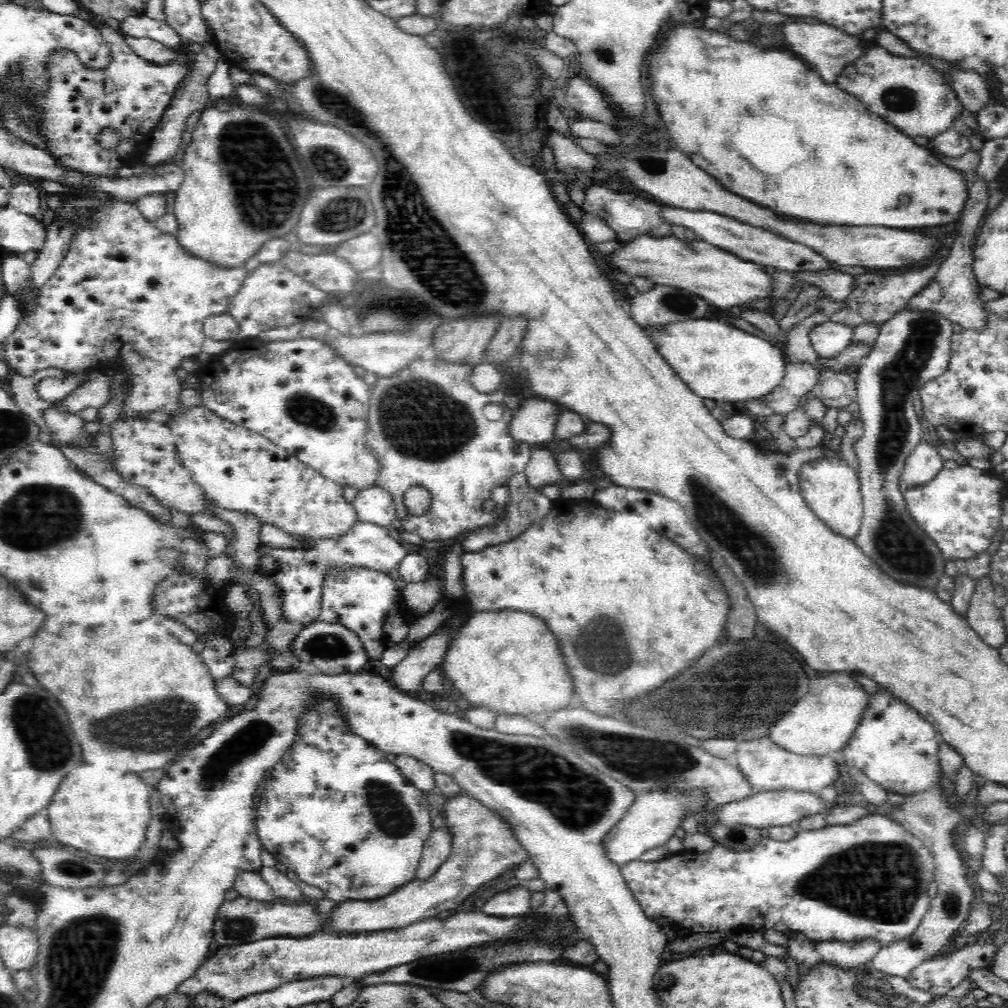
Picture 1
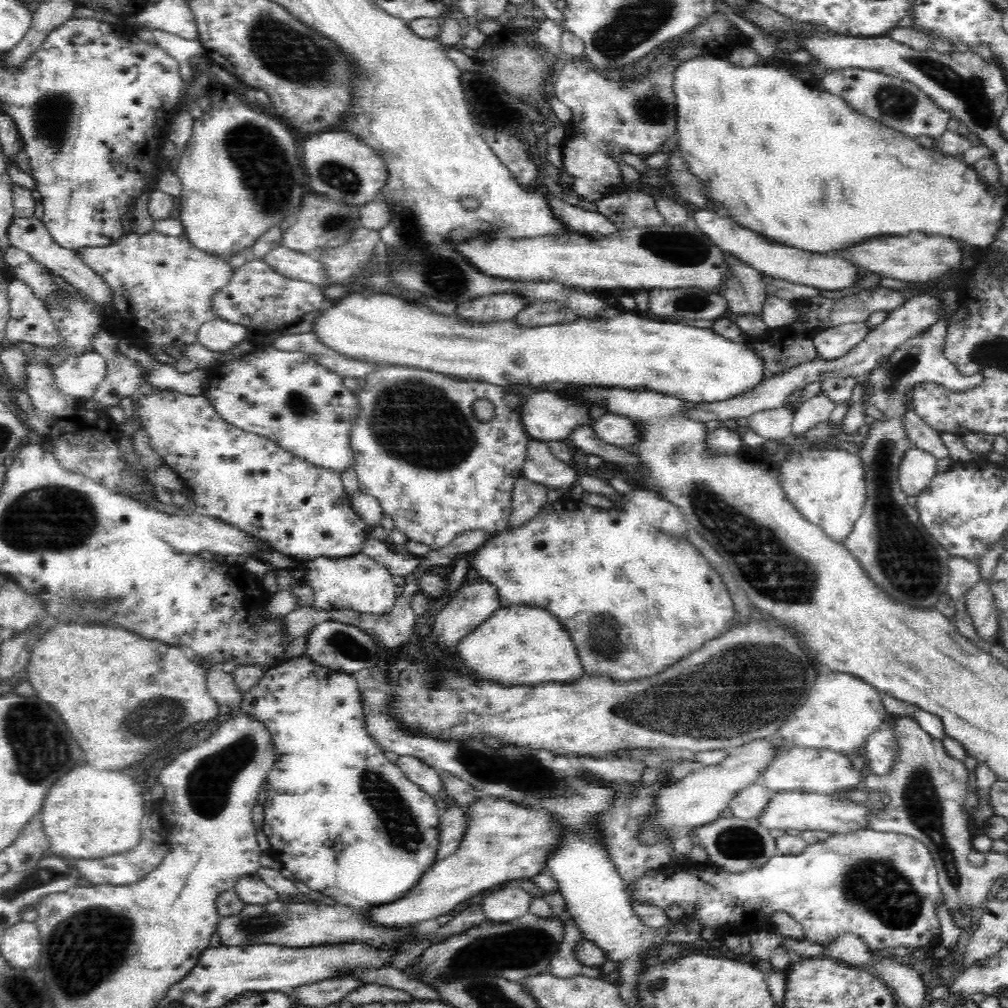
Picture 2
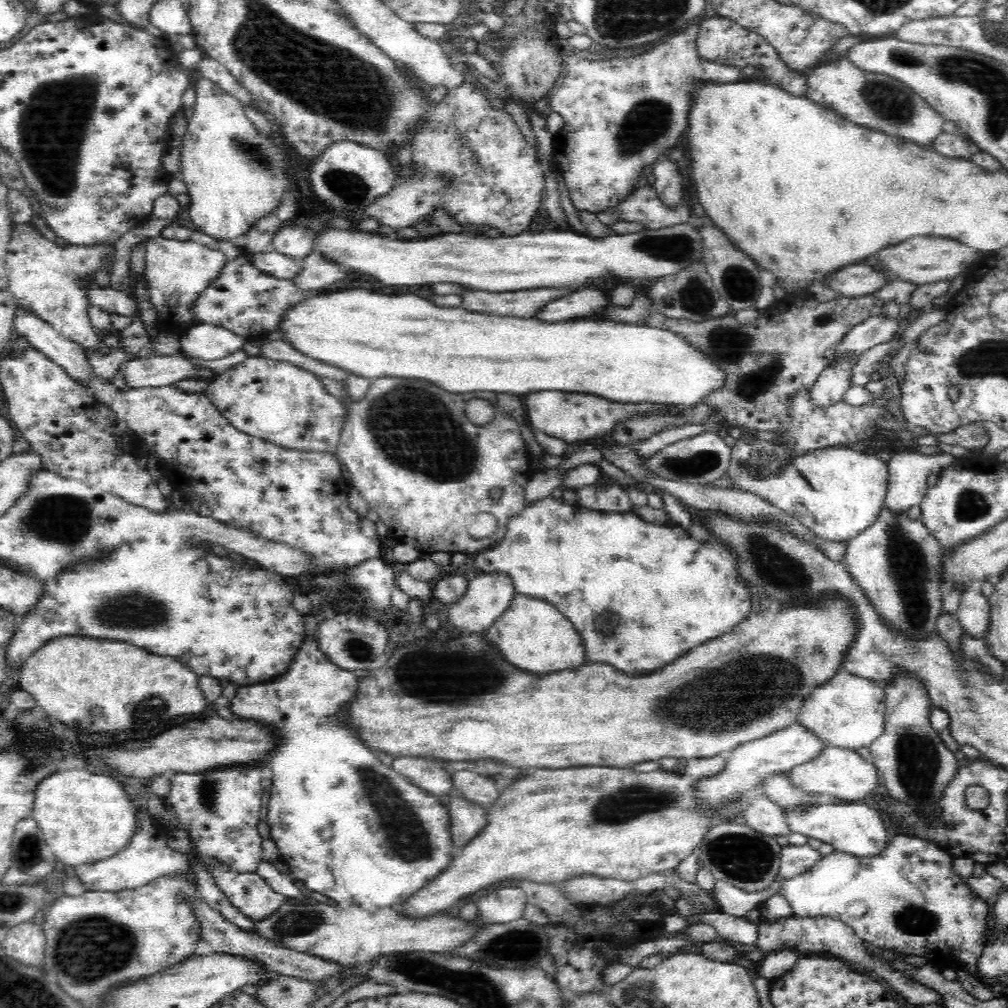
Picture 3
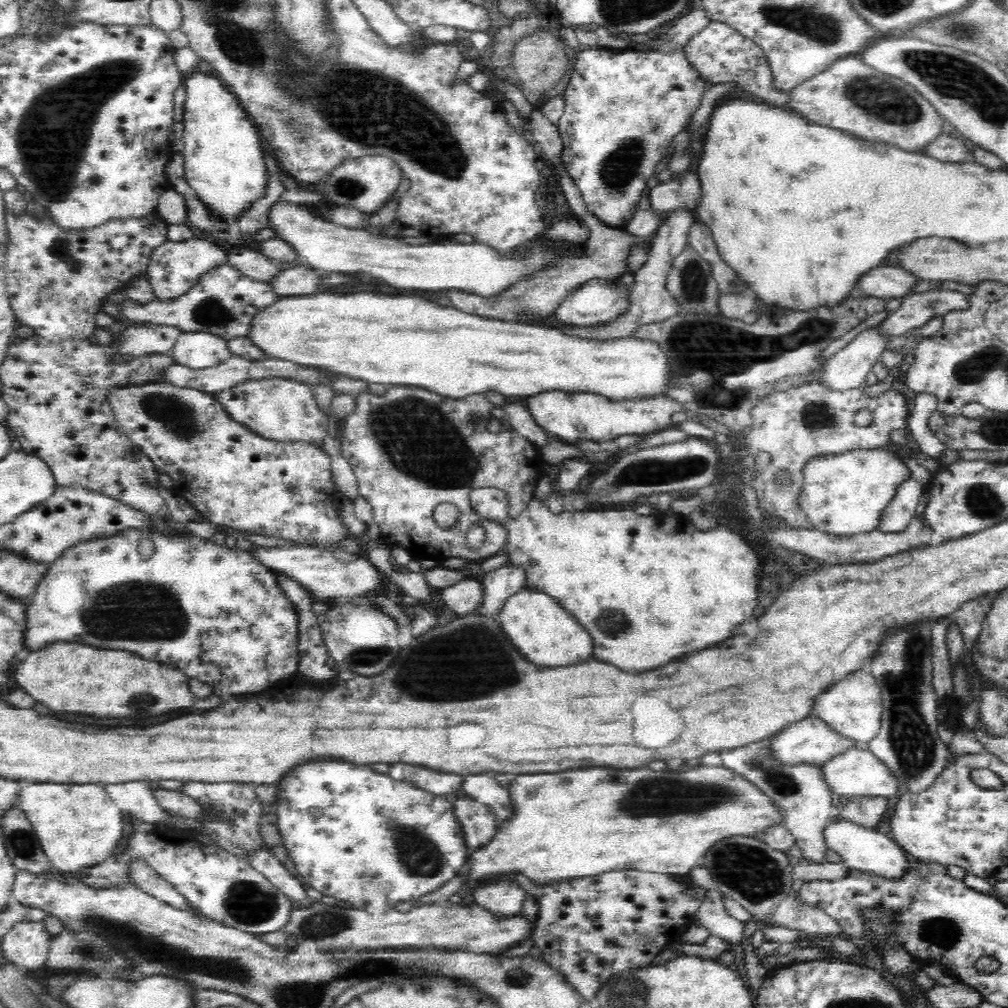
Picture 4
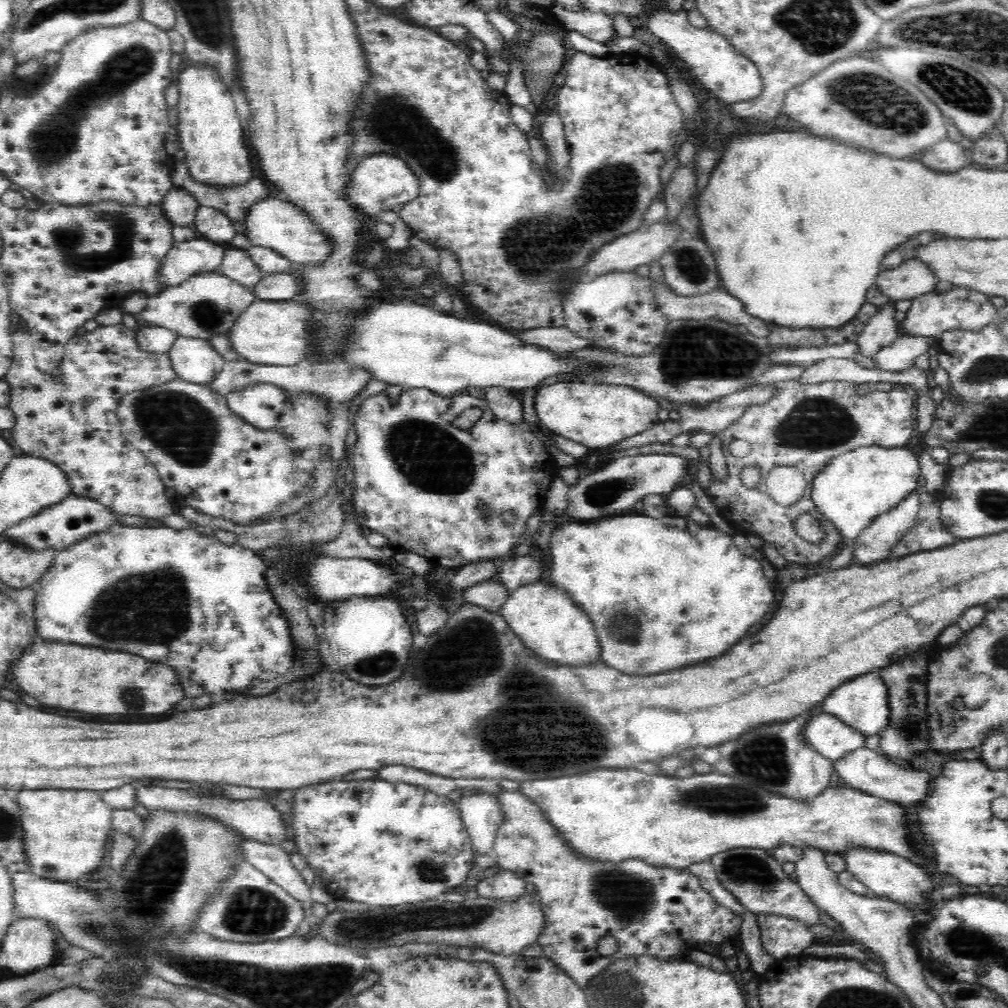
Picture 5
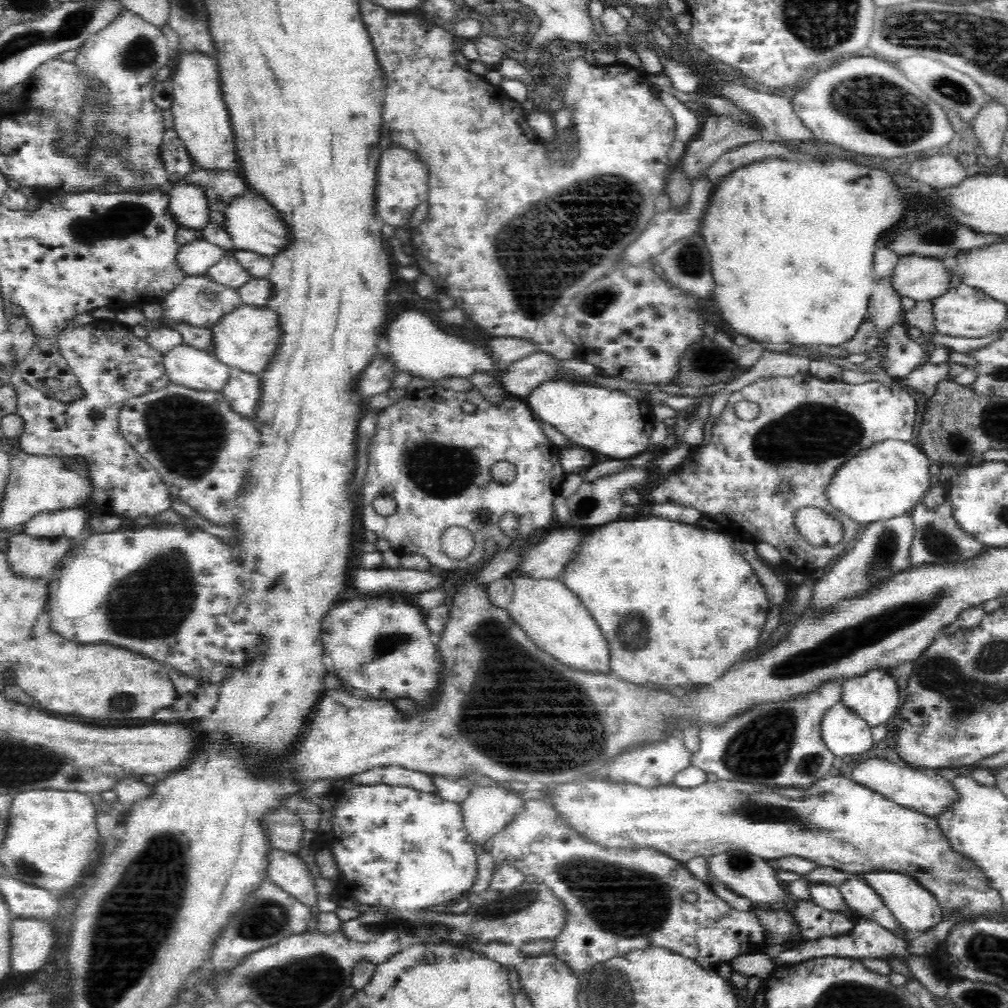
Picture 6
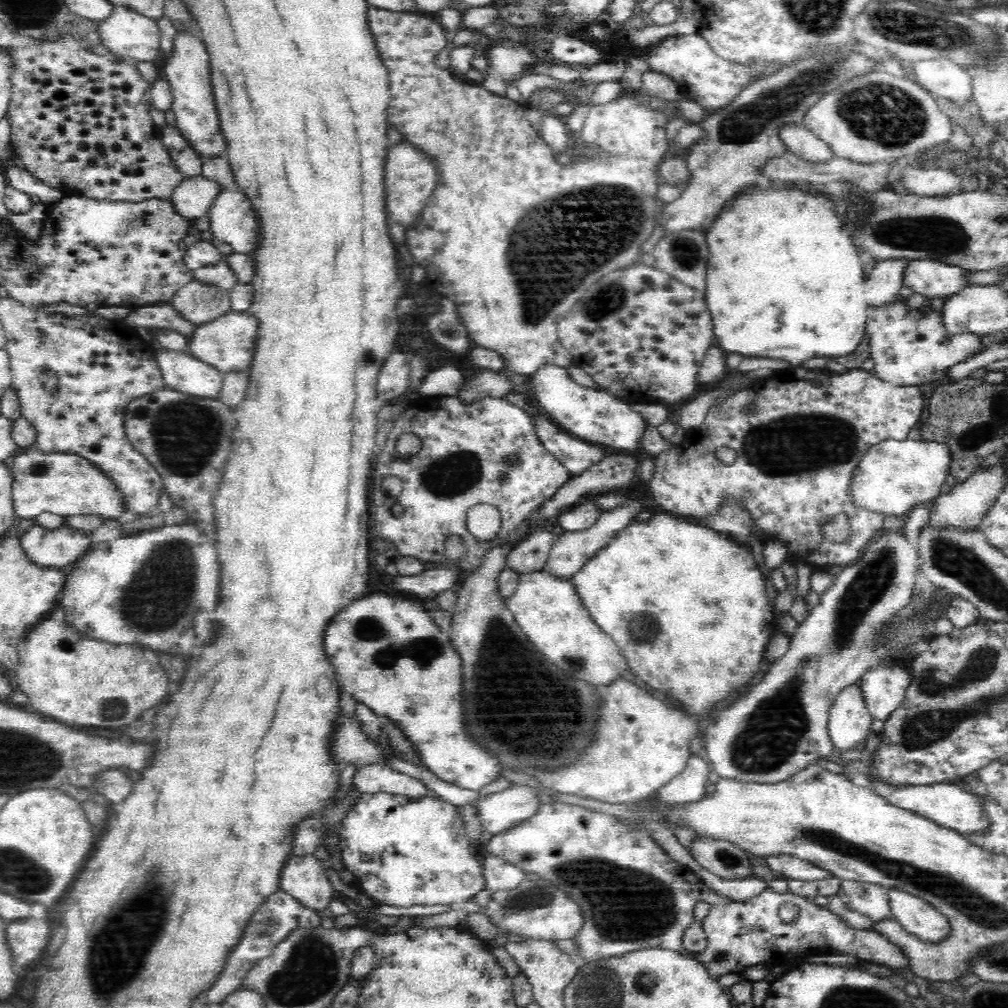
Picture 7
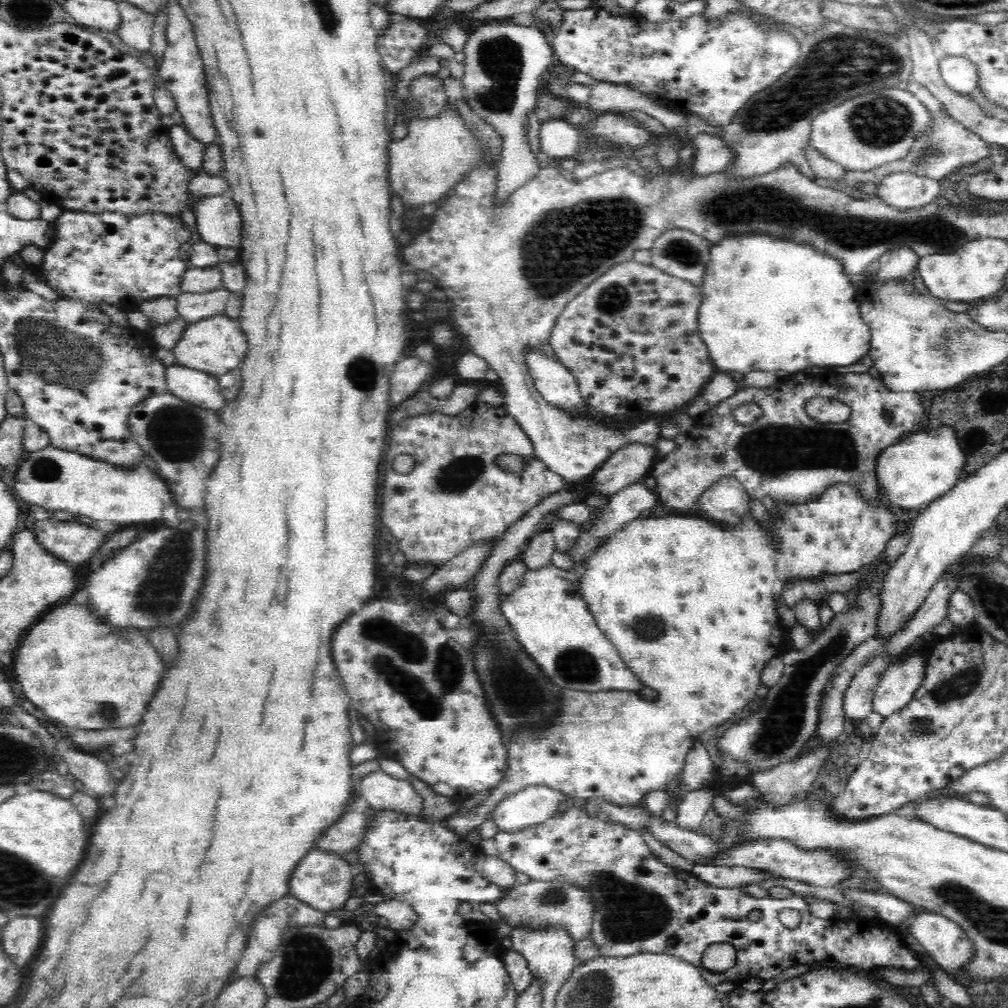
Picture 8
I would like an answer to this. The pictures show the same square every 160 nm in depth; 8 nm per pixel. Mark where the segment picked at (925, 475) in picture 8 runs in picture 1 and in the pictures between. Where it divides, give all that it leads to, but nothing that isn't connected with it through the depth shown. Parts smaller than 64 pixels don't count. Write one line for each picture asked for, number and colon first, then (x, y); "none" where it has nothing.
1: (830, 487)
2: (828, 487)
3: (836, 493)
4: (845, 495)
5: (855, 488)
6: (890, 478)
7: (898, 475)

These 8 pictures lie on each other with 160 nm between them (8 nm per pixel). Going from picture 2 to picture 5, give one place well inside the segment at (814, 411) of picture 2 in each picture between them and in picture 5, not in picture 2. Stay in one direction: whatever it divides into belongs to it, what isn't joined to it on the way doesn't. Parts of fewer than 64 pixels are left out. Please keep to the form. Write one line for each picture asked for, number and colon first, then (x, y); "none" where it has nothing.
3: (831, 385)
4: (848, 368)
5: (880, 331)

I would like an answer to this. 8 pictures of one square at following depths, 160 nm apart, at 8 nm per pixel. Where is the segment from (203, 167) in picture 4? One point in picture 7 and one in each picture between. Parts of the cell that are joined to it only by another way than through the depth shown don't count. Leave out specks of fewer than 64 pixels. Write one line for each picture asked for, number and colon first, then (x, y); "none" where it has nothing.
5: (211, 135)
6: (201, 119)
7: (188, 72)

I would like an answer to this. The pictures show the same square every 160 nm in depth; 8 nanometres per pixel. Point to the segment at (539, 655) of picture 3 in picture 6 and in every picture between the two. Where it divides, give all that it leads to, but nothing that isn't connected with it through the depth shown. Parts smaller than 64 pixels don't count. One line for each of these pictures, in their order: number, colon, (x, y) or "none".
4: (537, 625)
5: (545, 618)
6: (551, 614)

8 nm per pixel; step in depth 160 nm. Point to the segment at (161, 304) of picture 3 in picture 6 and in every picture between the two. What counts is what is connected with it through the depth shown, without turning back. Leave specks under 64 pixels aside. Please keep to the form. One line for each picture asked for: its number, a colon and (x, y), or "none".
4: (174, 267)
5: (194, 256)
6: (196, 257)

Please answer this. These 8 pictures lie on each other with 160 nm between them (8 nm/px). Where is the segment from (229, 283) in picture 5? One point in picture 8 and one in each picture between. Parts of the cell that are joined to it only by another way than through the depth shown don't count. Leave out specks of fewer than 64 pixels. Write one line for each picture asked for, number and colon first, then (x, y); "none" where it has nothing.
6: (198, 300)
7: (198, 302)
8: (193, 306)

